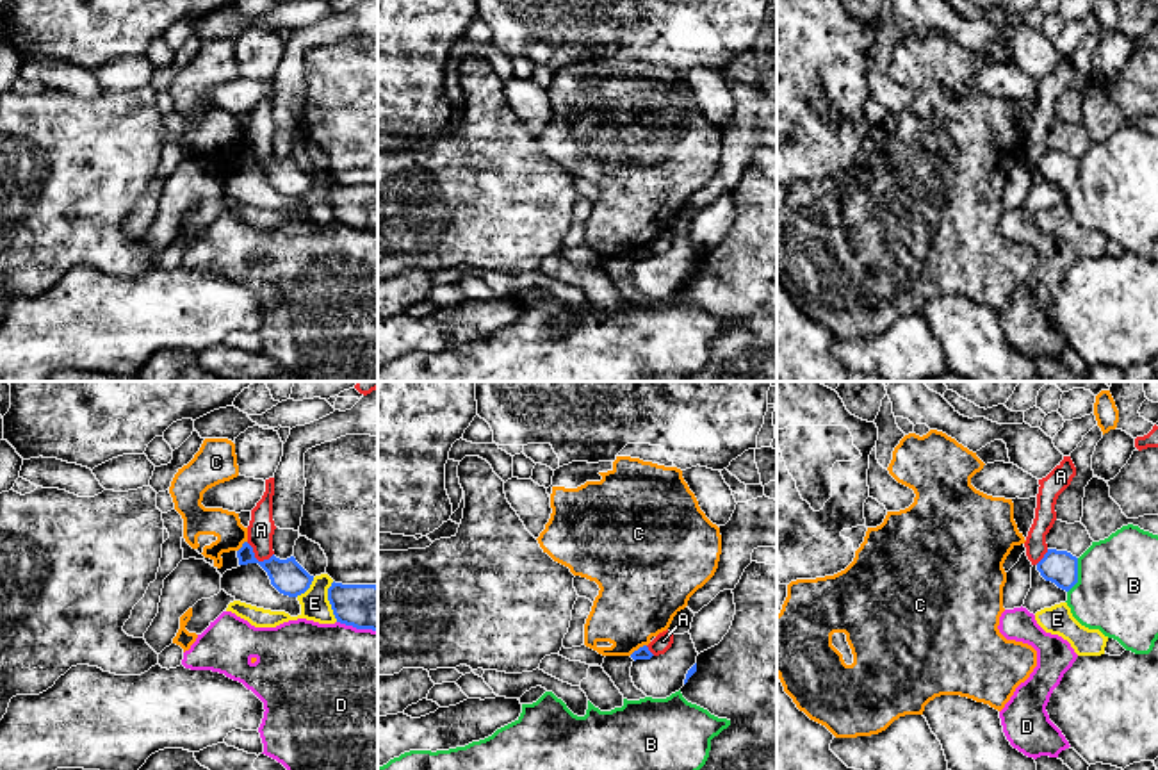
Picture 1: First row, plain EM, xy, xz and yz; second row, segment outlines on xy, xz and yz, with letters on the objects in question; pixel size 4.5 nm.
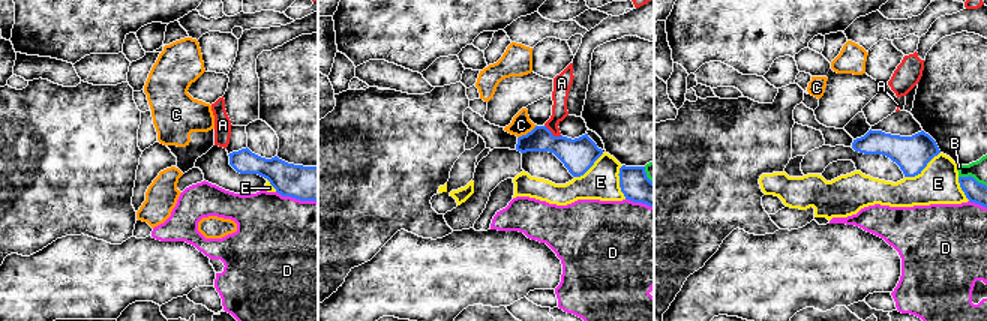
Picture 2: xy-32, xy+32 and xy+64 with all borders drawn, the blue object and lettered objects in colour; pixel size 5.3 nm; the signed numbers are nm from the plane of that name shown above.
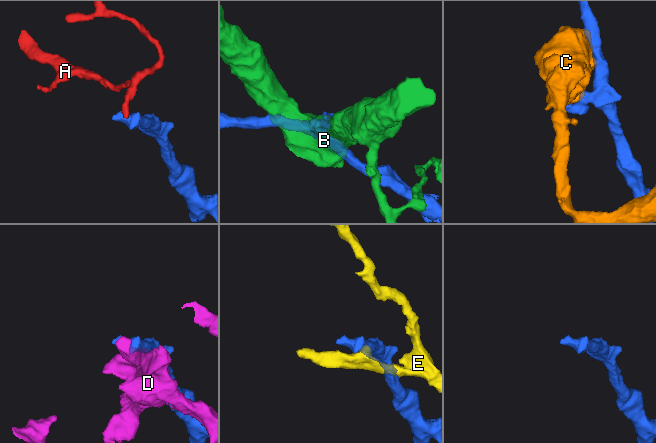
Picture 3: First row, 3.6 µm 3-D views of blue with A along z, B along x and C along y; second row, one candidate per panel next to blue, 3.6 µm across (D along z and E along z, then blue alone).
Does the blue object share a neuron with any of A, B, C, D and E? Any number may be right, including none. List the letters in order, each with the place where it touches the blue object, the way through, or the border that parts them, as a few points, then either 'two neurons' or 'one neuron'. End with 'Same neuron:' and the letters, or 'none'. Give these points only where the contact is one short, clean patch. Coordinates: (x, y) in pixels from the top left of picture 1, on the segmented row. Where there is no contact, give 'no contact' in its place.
A: xy (255, 558) | along xy (246, 542), (259, 560), (268, 560), (273, 555) | two neurons
B: yz (1076, 576) | two neurons
C: xz (638, 649) | two neurons
D: xy (357, 628) | two neurons
E: xy (328, 599) | two neurons
Same neuron: none

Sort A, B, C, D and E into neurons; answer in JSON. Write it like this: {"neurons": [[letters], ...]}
{"neurons": [["A"], ["B"], ["C"], ["D"], ["E"]]}

